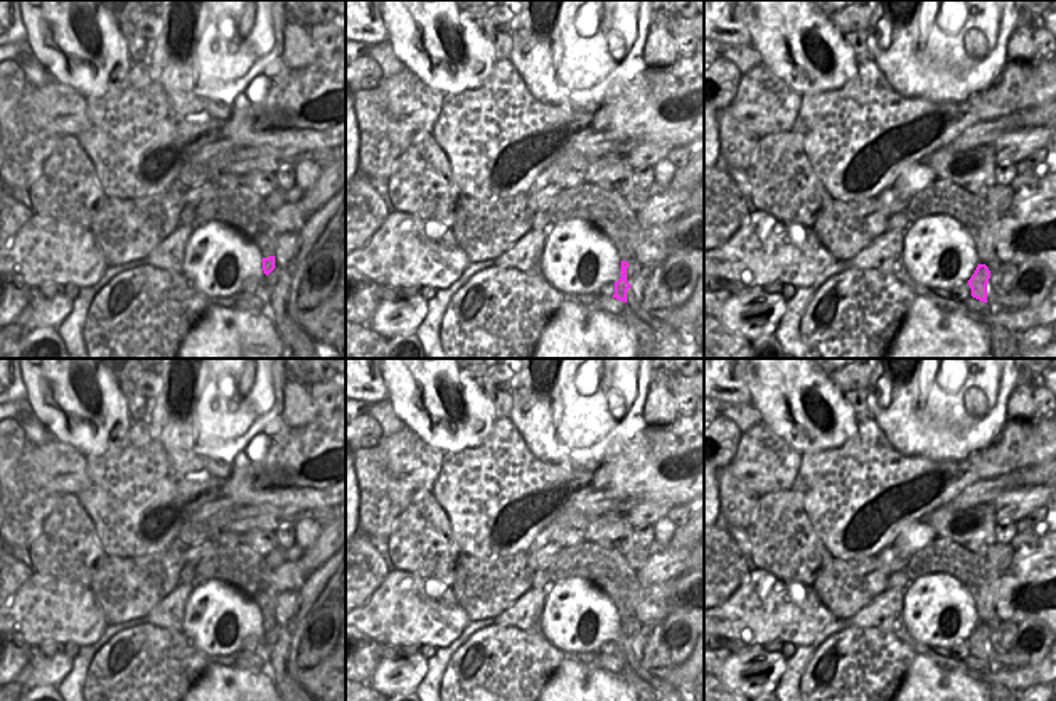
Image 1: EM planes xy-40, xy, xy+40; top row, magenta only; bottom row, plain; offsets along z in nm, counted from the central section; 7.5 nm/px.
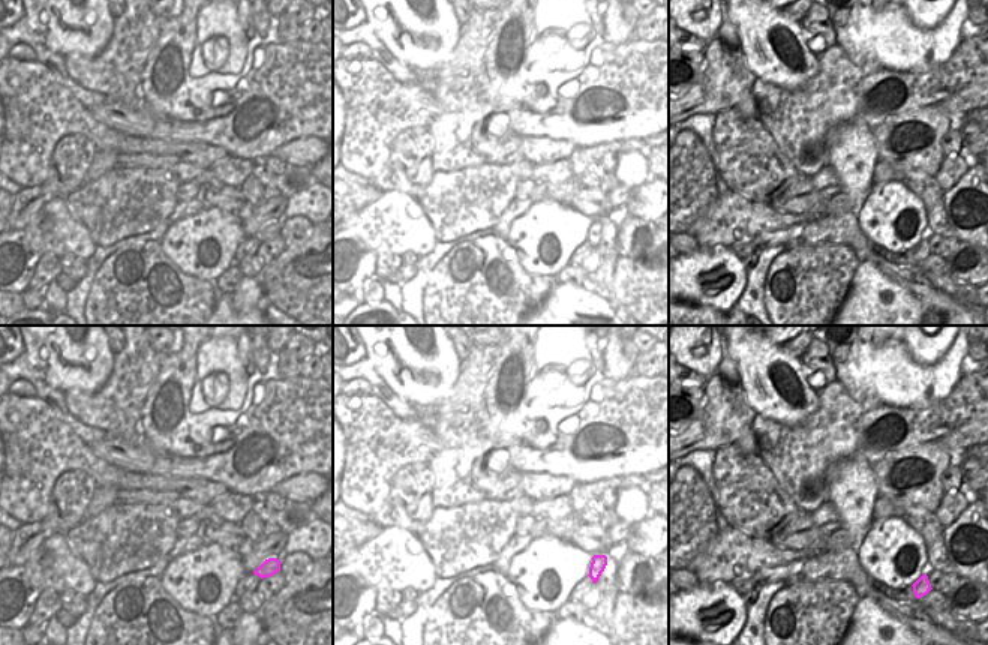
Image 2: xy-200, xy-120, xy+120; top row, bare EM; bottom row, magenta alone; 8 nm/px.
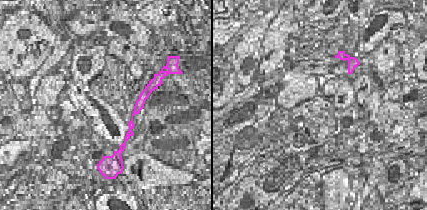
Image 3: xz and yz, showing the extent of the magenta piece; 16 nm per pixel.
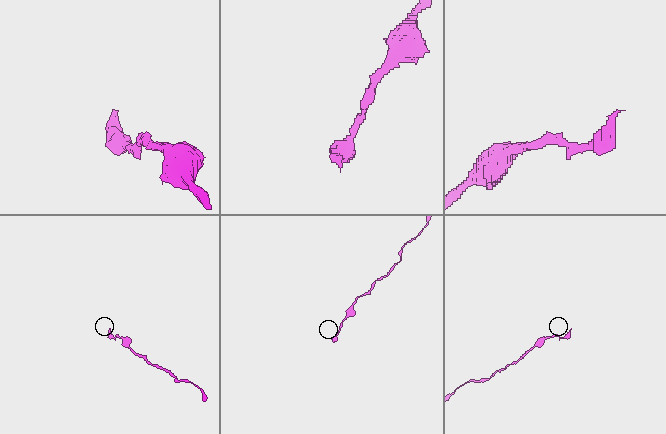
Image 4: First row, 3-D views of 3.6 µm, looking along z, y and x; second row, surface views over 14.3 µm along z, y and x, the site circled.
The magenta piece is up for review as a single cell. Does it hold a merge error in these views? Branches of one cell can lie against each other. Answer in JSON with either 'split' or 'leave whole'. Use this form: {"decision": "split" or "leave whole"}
{"decision": "leave whole"}

